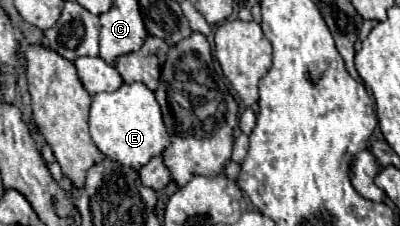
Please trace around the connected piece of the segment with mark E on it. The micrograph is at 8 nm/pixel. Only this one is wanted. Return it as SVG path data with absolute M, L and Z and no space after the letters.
M124 83L112 93L94 95L88 125L96 147L106 157L120 161L122 165L132 165L132 169L144 167L152 157L156 157L156 153L162 153L170 141L160 105L154 93L144 83Z

